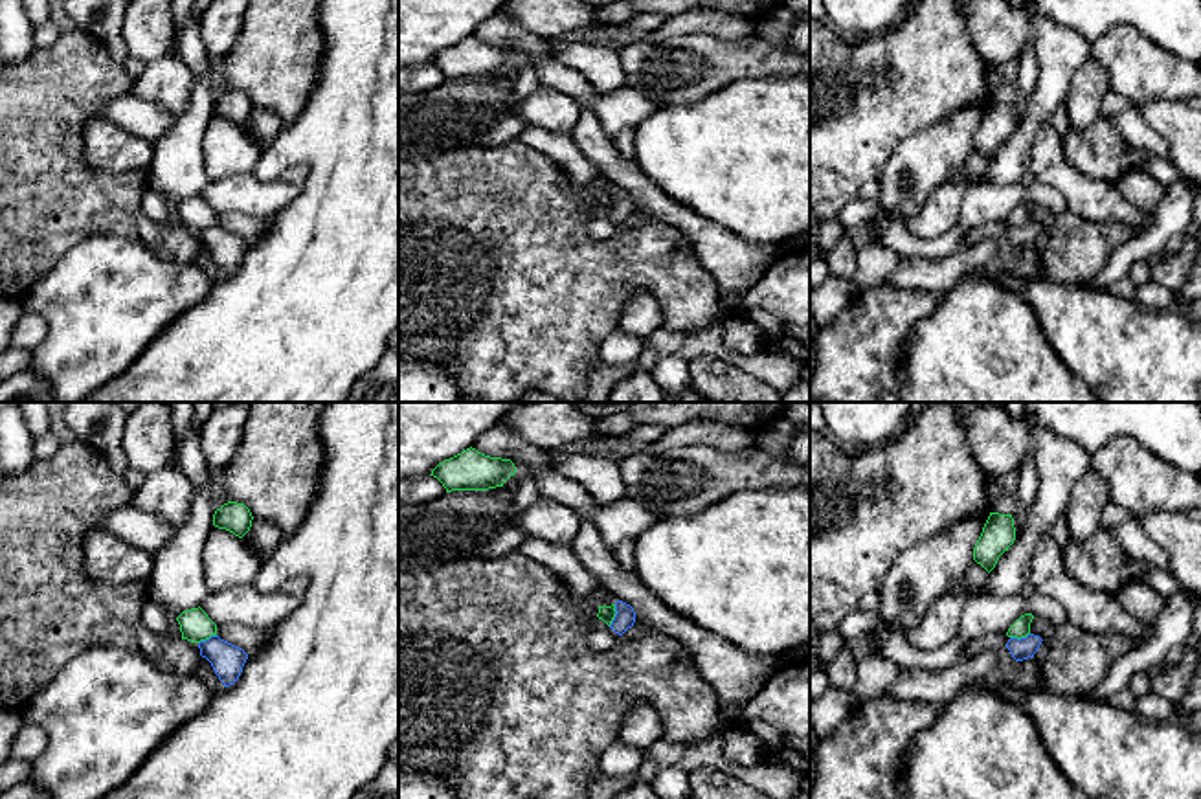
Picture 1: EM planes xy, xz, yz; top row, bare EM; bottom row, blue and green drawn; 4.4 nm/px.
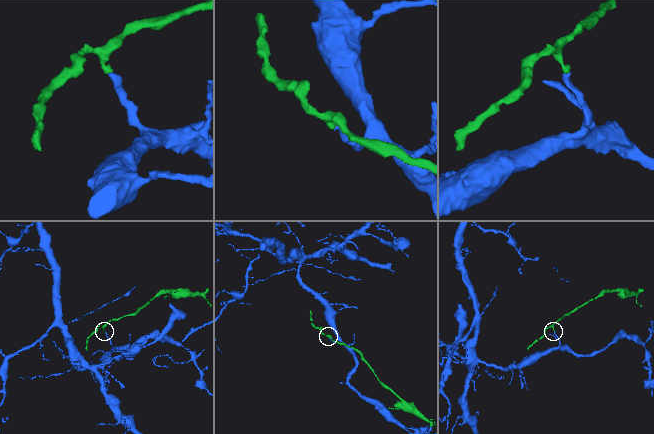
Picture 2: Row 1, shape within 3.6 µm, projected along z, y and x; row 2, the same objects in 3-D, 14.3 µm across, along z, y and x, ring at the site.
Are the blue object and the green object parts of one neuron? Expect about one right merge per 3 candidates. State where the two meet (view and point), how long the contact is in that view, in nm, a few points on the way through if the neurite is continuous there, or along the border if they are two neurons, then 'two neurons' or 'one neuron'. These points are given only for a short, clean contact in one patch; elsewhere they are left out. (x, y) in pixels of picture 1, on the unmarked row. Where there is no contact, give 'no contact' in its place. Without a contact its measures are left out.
contact xz (616, 204); length 100 nm; border xz (616, 193), (616, 204), (608, 213); two neurons

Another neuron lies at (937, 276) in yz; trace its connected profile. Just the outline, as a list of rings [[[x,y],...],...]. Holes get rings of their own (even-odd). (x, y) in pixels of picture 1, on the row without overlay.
[[[982,241],[940,259],[902,259],[887,283],[896,288],[946,294],[959,277],[995,264],[997,242]]]

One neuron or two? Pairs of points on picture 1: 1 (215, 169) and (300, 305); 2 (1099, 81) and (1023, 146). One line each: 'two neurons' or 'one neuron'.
1: two neurons
2: two neurons

